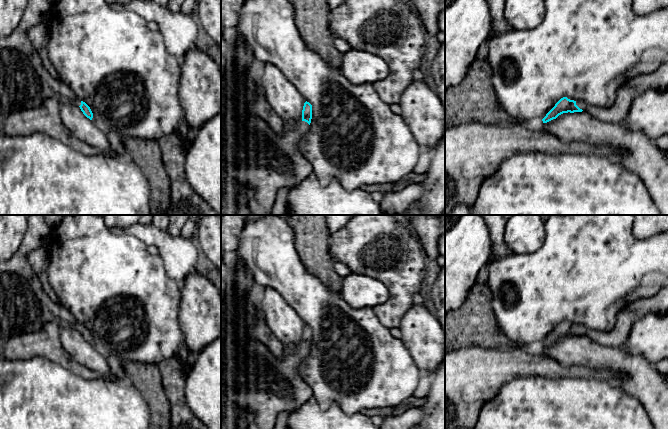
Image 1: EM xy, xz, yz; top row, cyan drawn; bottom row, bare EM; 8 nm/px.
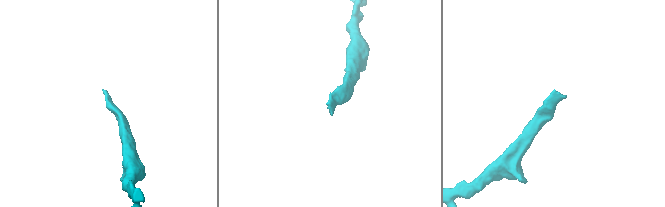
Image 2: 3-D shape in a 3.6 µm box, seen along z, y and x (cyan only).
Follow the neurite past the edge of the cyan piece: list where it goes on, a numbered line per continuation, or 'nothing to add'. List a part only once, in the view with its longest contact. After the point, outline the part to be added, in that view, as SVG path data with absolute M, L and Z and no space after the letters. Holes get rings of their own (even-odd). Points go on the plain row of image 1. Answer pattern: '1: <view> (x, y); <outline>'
1: yz (657, 304); M663 287L651 297L628 304L617 314L616 325L611 332L593 331L583 325L576 325L576 329L601 345L621 348L629 337L634 323L646 314L668 314L668 287Z

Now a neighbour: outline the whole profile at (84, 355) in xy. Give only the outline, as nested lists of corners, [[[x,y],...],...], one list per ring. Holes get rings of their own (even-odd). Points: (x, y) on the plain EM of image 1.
[[[60,328],[59,337],[63,348],[78,368],[88,372],[91,376],[113,379],[107,358],[87,342],[79,330]]]

